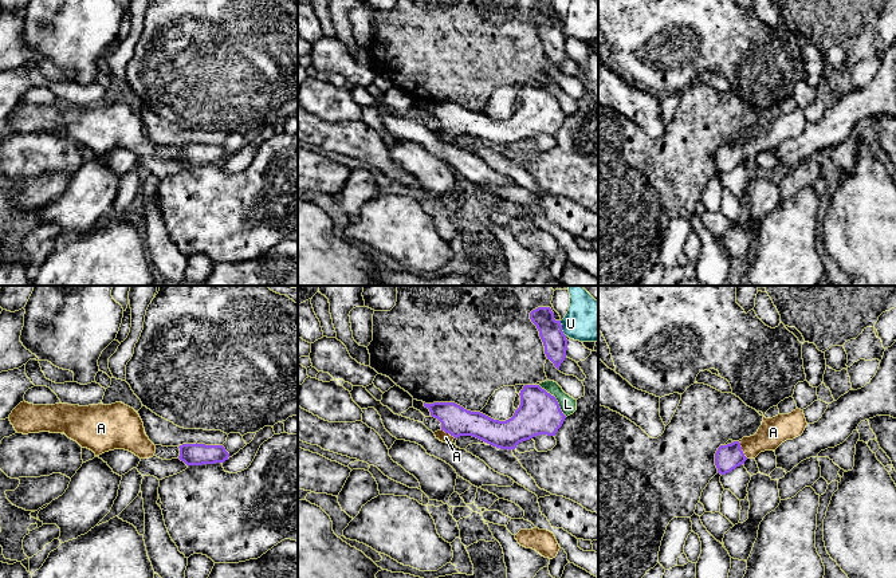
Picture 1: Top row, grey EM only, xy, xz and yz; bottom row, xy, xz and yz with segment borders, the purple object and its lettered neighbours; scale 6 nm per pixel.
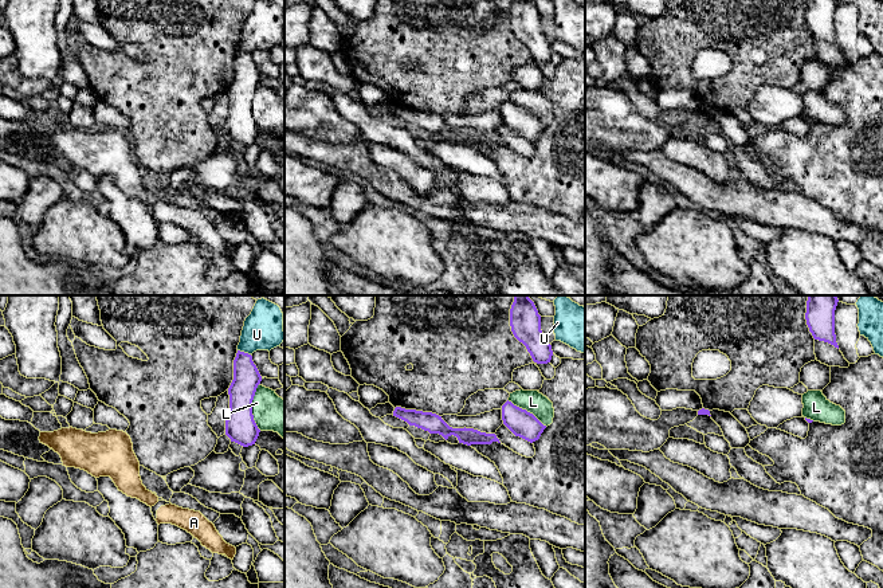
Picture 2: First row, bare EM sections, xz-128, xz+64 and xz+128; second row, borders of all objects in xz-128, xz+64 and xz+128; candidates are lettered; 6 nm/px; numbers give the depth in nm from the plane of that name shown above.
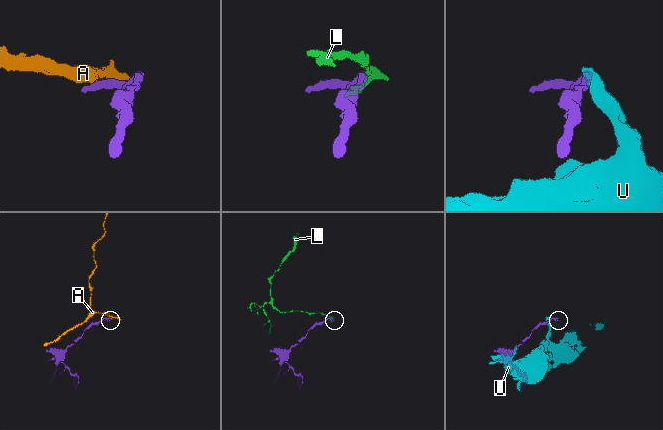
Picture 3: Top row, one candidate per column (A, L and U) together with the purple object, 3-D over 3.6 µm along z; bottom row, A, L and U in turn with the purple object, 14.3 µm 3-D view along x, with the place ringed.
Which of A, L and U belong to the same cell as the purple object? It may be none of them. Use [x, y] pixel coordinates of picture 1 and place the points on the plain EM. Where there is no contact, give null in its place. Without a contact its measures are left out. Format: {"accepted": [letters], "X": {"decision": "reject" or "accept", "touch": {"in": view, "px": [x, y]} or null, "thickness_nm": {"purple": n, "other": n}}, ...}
{"accepted": ["A"], "A": {"decision": "accept", "touch": {"in": "yz", "px": [741, 149]}, "thickness_nm": {"purple": 160, "other": 170}}, "L": {"decision": "reject", "touch": {"in": "xz", "px": [555, 98]}, "thickness_nm": {"purple": 260, "other": 100}}, "U": {"decision": "reject", "touch": {"in": "xz", "px": [561, 28]}, "thickness_nm": {"purple": 140, "other": 260}}}

